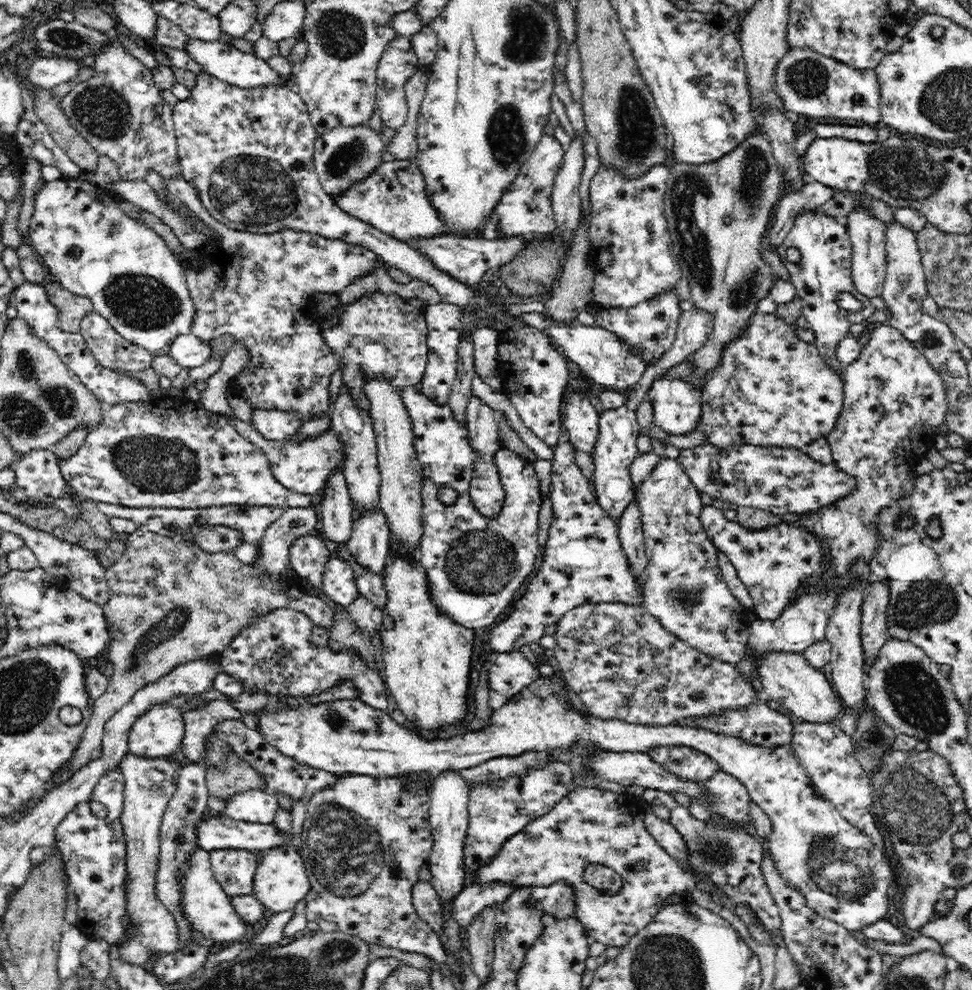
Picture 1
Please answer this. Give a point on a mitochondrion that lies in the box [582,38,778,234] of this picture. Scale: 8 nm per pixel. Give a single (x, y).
(636, 127)

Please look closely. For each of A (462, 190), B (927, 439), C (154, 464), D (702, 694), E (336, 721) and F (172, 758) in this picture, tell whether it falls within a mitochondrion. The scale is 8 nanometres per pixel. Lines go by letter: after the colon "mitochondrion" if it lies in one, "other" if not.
A: other
B: other
C: mitochondrion
D: mitochondrion
E: mitochondrion
F: other

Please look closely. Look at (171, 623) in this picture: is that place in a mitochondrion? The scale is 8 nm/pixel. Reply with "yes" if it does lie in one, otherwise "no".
yes

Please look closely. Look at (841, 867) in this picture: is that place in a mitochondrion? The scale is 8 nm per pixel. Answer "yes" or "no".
yes

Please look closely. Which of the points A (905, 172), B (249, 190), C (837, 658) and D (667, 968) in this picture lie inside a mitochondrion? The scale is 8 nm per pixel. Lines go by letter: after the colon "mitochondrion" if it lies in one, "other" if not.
A: mitochondrion
B: mitochondrion
C: other
D: mitochondrion

